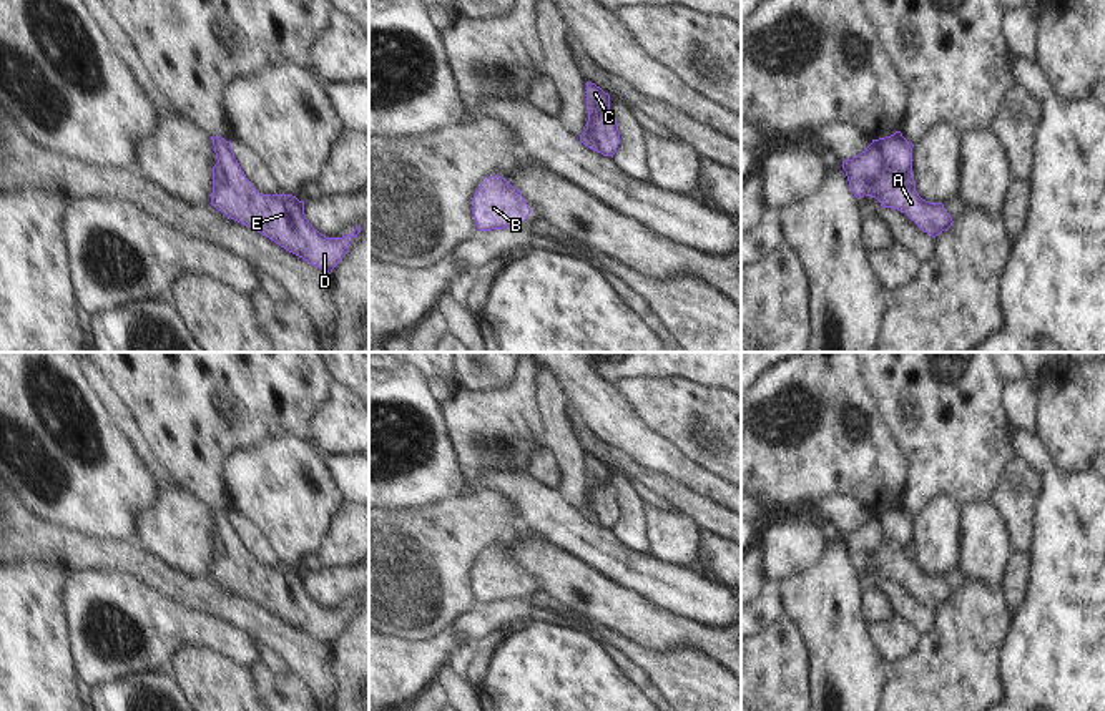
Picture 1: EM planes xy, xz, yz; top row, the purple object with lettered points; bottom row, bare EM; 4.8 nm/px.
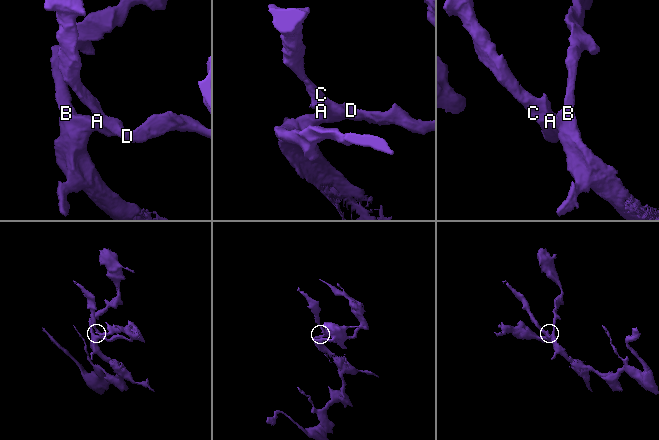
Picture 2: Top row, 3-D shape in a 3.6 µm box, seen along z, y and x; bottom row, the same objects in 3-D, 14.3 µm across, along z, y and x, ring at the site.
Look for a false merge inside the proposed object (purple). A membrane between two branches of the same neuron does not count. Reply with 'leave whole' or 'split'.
split

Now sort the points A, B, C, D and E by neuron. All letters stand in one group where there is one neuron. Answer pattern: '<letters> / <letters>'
A B D E / C

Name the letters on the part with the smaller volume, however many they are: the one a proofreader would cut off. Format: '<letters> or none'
C

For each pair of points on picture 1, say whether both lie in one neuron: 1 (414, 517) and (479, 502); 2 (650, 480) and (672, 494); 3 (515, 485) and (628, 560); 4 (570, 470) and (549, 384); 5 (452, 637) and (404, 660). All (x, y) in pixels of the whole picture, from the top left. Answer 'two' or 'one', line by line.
1: one
2: one
3: one
4: one
5: one

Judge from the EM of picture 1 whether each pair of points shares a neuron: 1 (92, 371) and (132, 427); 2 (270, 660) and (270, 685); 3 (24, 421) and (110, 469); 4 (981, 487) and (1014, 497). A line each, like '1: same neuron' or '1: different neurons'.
1: same neuron
2: different neurons
3: same neuron
4: different neurons

